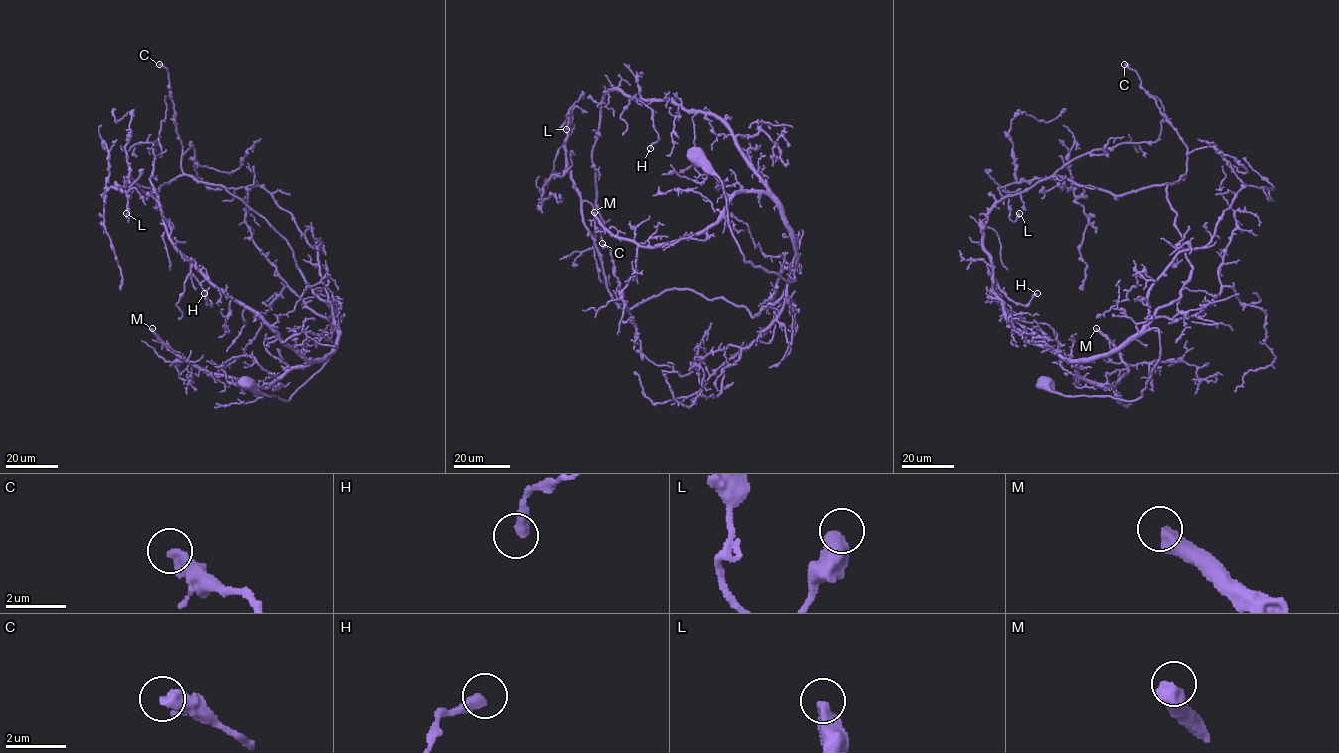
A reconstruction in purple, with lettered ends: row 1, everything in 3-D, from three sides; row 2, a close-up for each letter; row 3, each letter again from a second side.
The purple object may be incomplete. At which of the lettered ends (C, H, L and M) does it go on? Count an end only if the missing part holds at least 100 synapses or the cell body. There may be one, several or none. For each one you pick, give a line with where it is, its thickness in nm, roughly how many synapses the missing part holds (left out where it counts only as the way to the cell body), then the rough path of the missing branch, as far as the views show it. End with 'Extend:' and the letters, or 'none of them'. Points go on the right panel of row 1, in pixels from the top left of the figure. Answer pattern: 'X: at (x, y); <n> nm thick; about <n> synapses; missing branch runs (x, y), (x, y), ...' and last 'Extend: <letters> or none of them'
M: at (1096, 328); 550 nm thick; about 150 synapses; missing branch runs (1096, 328), (1083, 315), (1118, 308), (1131, 295), (1135, 274), (1118, 234), (1117, 157), (1080, 131)
Extend: M

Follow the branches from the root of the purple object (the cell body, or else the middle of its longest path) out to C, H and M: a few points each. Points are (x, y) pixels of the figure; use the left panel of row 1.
C: (248, 383), (288, 401), (328, 359), (336, 323), (264, 218), (223, 186), (183, 172), (168, 71), (159, 64)
H: (248, 383), (288, 401), (328, 359), (337, 328), (333, 349), (307, 360), (206, 280), (211, 305), (204, 293)
M: (248, 383), (288, 401), (328, 359), (337, 328), (326, 356), (265, 387), (195, 367), (152, 328)

